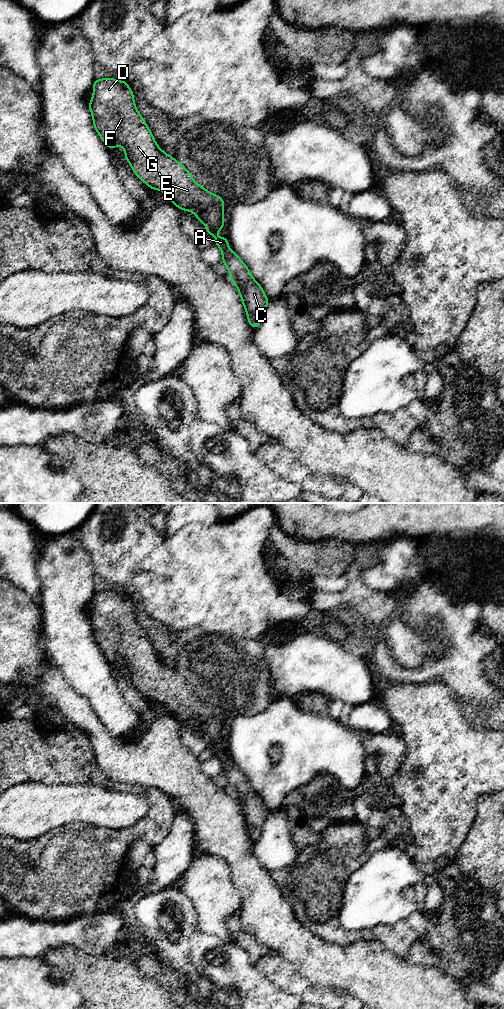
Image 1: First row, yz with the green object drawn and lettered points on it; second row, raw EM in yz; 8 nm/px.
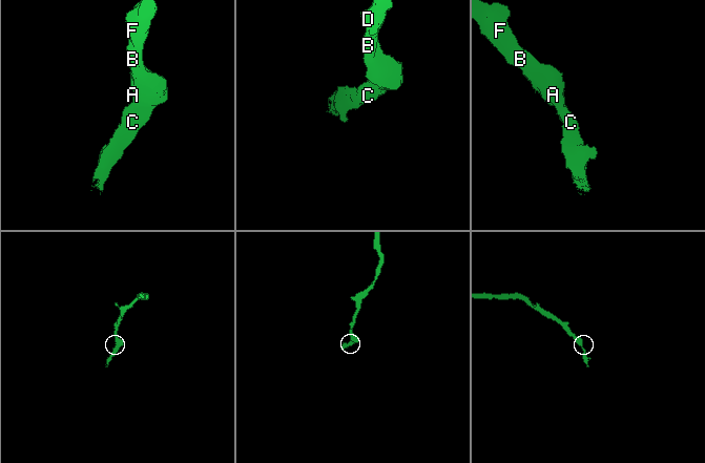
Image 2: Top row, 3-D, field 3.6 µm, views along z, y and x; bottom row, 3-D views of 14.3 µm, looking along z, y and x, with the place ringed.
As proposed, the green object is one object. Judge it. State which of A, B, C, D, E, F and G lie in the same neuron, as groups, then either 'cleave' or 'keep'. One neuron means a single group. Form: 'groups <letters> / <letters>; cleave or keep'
groups A B C D E F G; keep

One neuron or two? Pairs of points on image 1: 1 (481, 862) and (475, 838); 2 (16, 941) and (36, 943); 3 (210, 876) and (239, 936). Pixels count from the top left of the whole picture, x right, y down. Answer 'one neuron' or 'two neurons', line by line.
1: one neuron
2: one neuron
3: two neurons

